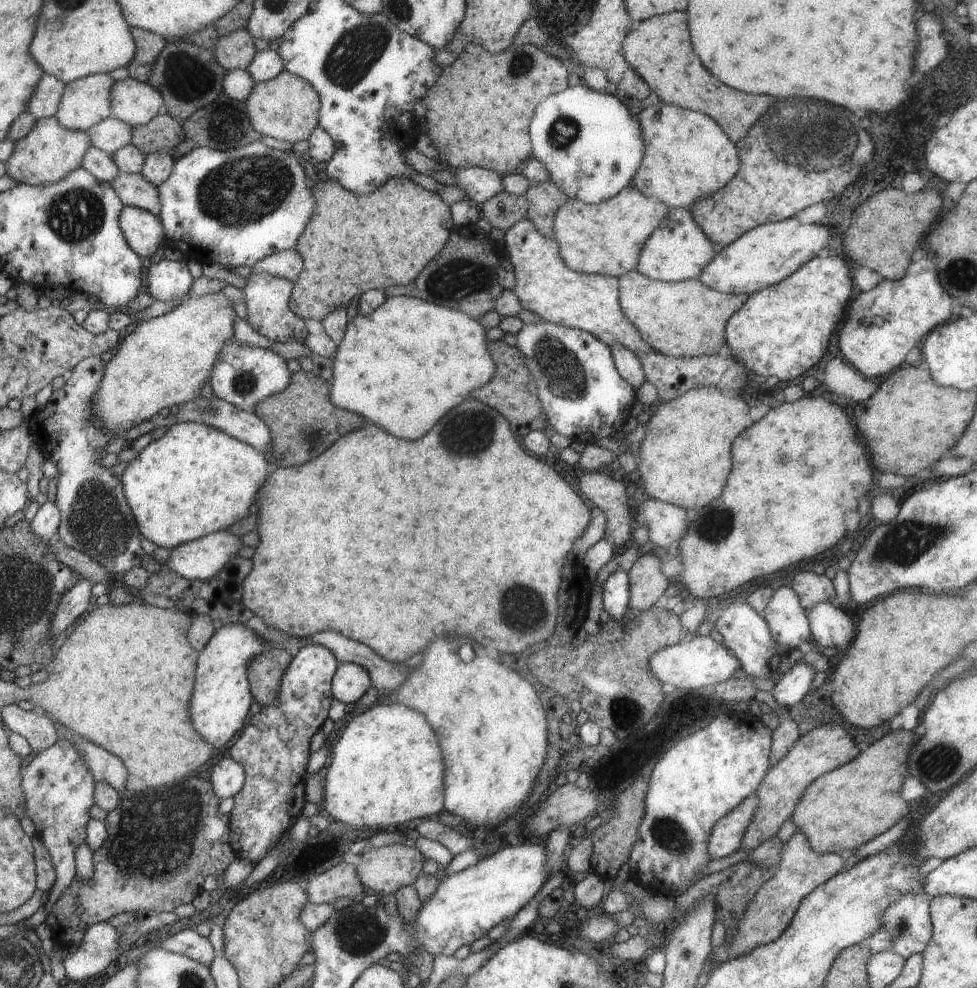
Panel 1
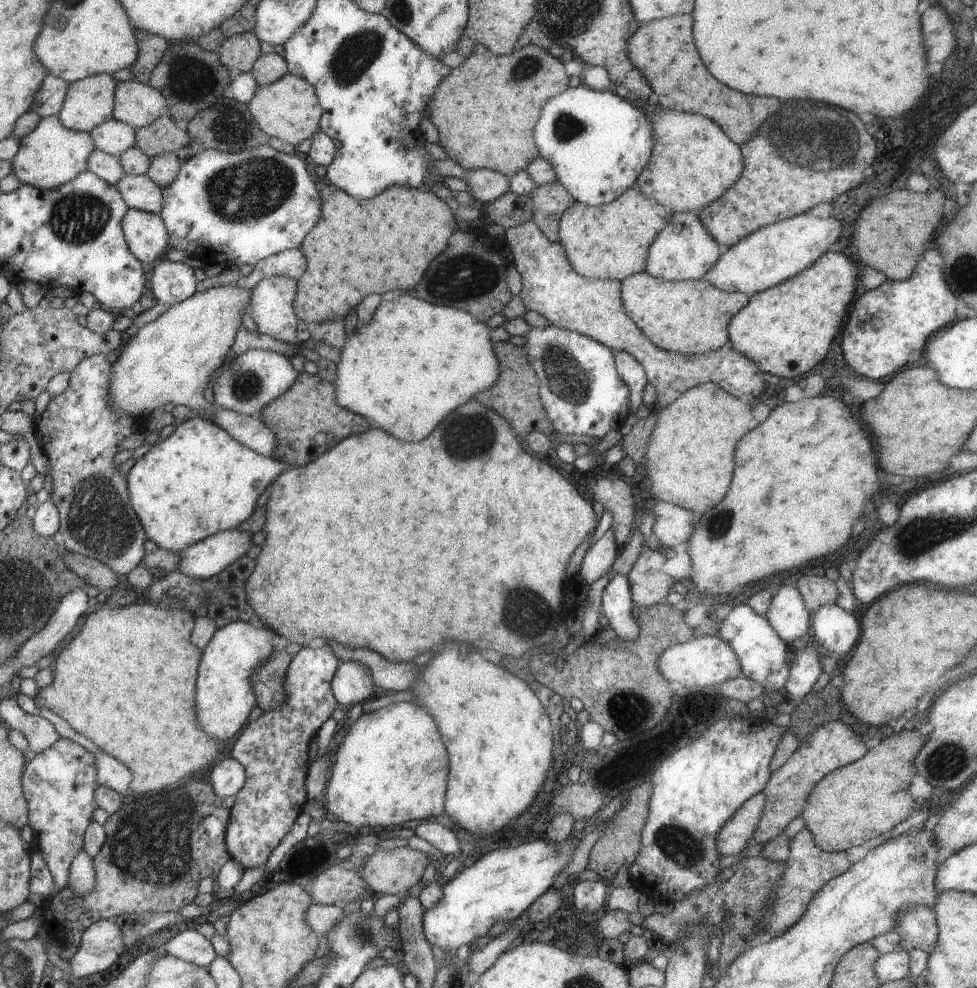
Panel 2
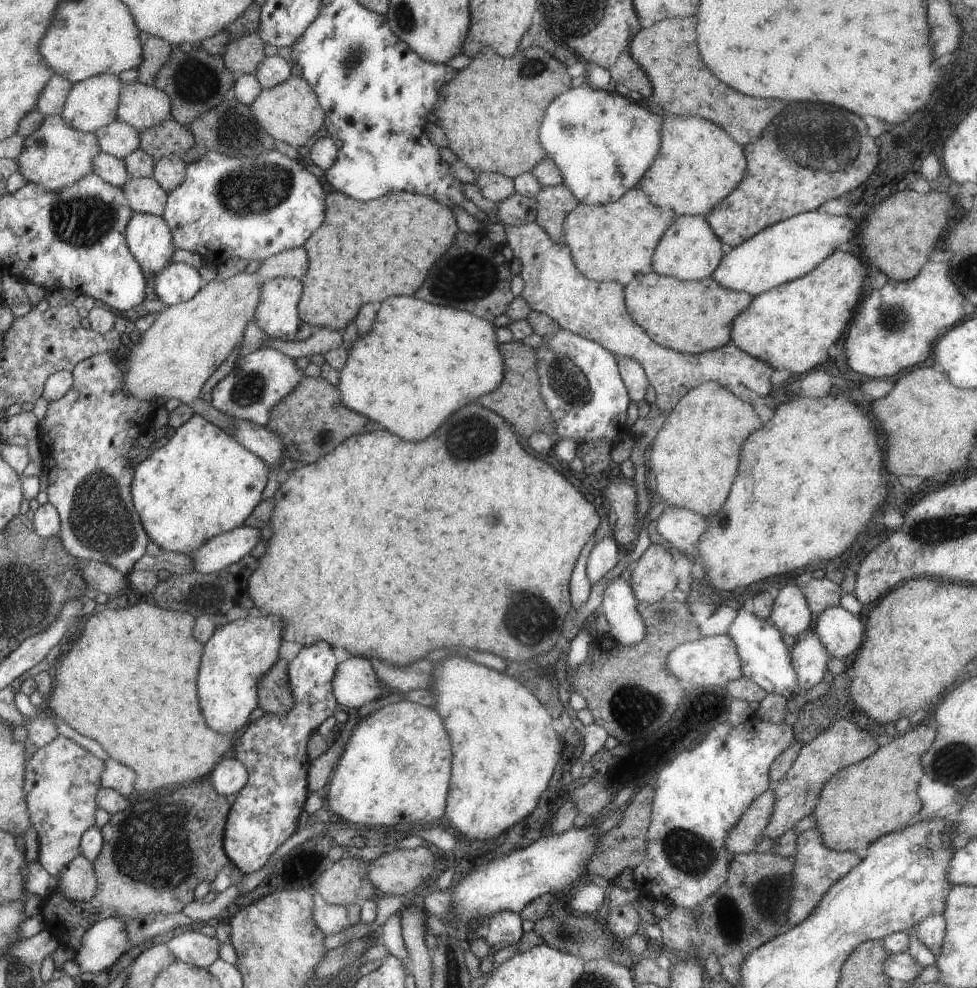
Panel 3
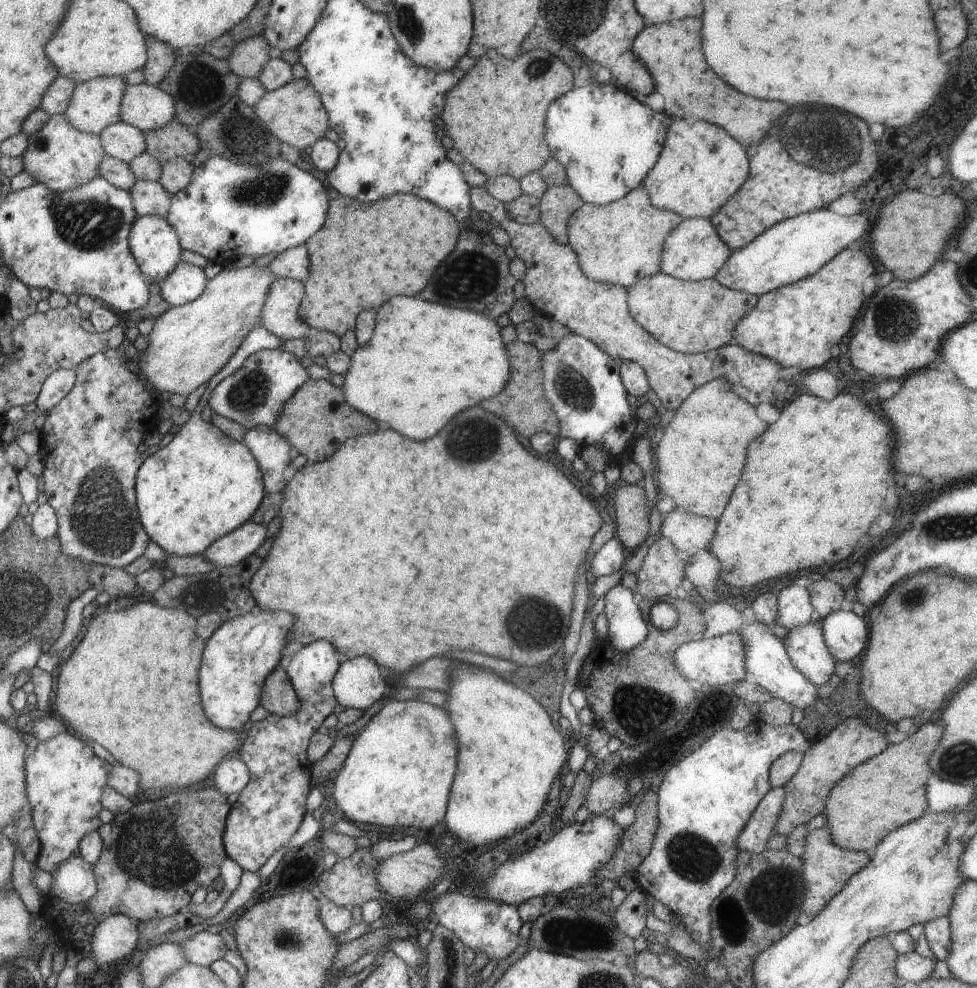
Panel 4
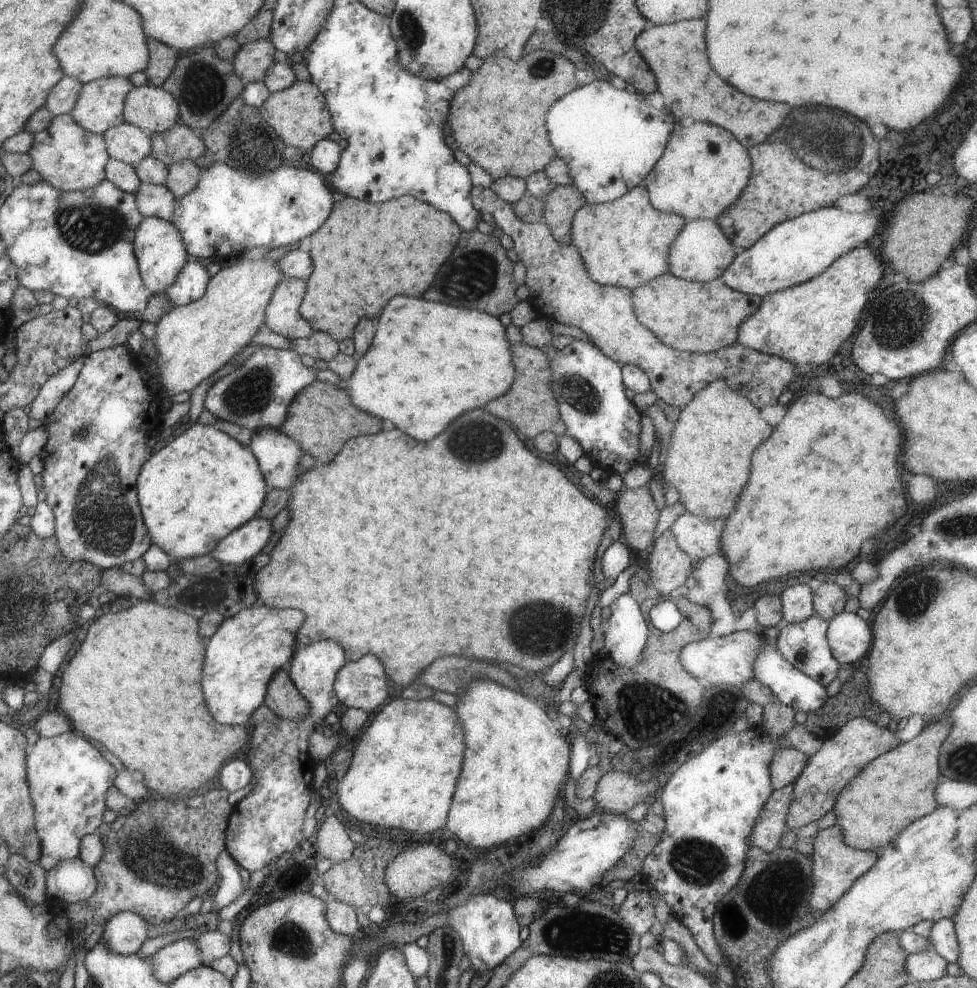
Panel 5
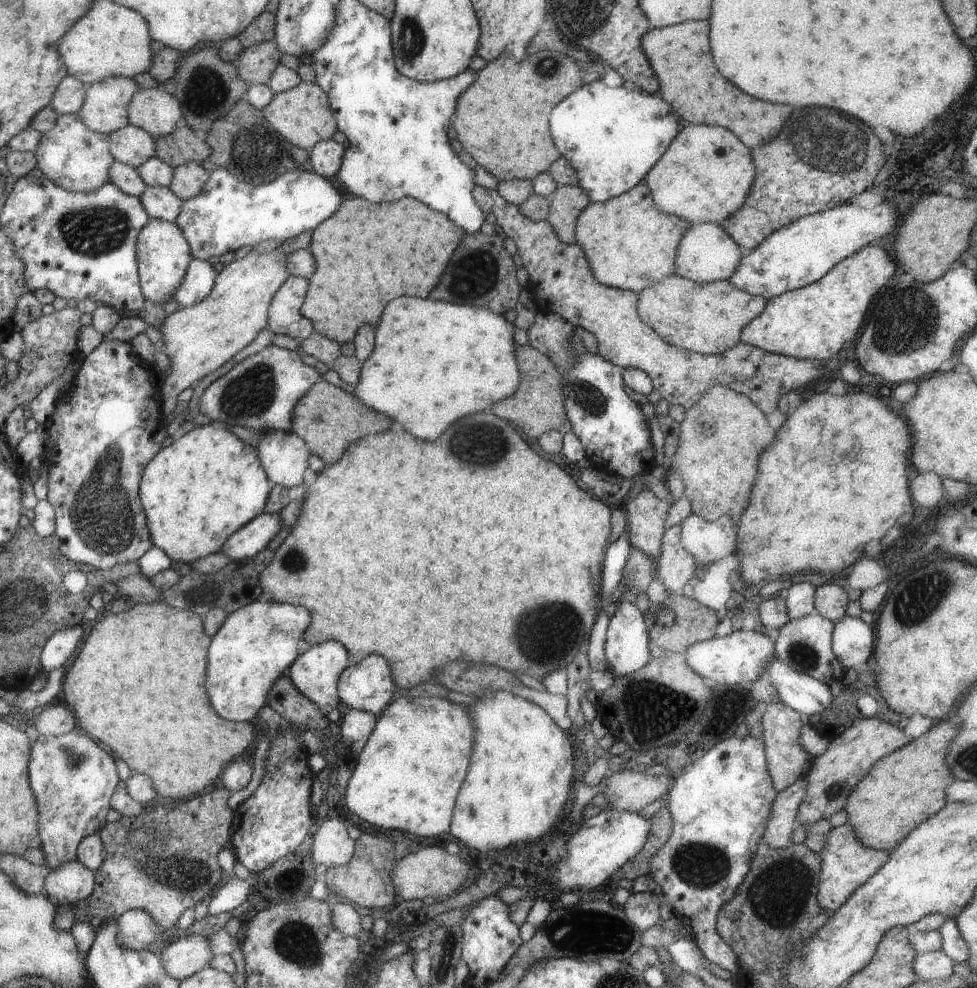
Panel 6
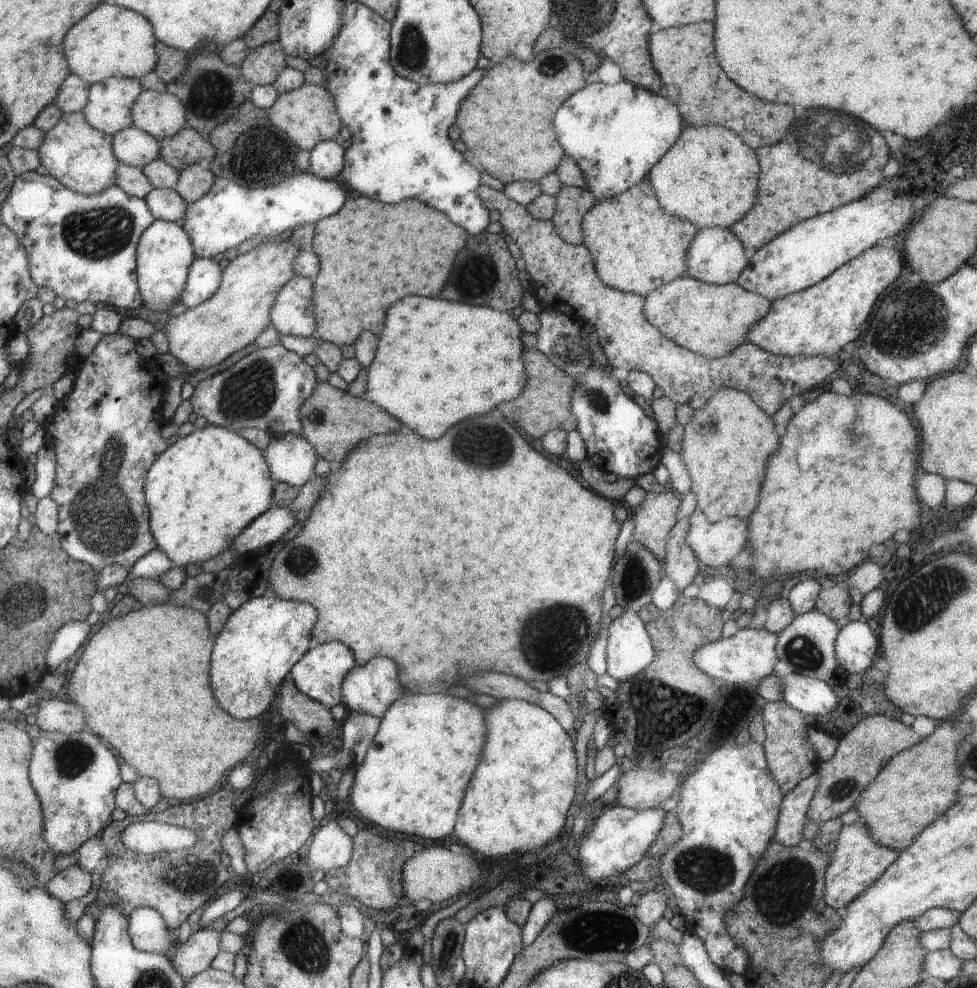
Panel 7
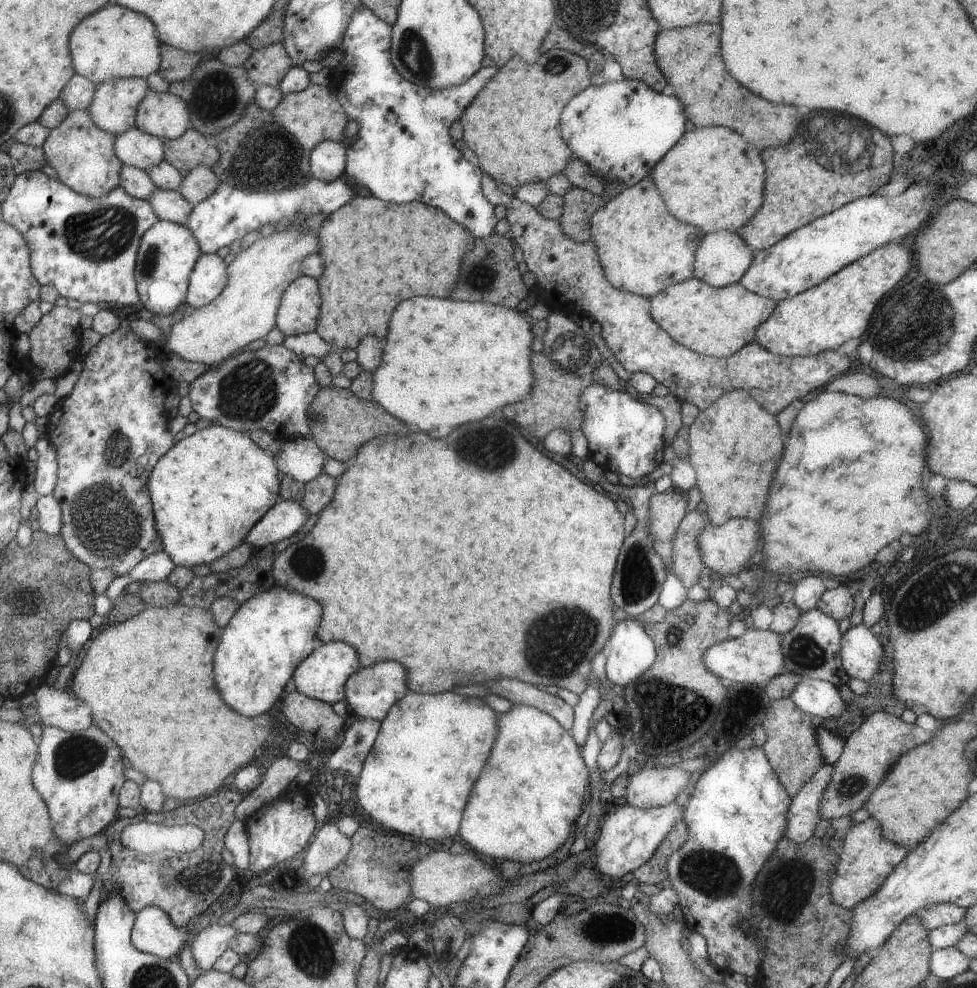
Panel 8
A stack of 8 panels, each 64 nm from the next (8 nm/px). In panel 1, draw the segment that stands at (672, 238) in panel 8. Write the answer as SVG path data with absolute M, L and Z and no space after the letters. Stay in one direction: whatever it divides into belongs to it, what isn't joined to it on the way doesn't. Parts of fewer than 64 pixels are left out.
M635 185L624 188L613 198L598 204L568 199L556 213L555 239L565 264L574 271L589 275L622 277L637 270L645 242L664 222L669 206L654 197L647 197Z

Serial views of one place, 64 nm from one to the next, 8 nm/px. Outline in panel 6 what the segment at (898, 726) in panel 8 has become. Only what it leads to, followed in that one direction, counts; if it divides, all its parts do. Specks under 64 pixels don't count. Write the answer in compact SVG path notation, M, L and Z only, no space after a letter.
M860 718L853 722L838 738L830 741L826 752L813 759L811 769L802 778L807 782L807 793L797 814L798 825L813 825L844 809L854 787L873 771L874 765L912 739L899 727L879 718Z

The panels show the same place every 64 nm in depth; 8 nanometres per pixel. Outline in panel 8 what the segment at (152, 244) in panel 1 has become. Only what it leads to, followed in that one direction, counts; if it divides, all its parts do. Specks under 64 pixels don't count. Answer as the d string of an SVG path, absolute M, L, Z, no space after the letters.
M158 221L146 232L146 240L141 240L142 252L138 252L138 282L137 291L142 303L154 315L169 315L177 310L188 298L189 280L193 274L194 267L200 260L203 252L198 244L197 237L186 226L170 221Z

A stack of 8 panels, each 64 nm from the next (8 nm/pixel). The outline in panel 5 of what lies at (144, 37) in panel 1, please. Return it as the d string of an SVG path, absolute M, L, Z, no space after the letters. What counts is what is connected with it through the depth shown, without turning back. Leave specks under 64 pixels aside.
M150 36L147 38L147 47L149 48L149 63L144 72L150 85L161 87L175 69L179 51Z

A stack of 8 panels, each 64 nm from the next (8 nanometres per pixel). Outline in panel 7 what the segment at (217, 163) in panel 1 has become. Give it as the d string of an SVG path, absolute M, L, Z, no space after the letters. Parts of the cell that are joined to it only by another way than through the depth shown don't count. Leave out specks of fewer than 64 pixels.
M310 174L290 176L290 178L280 181L276 186L260 188L260 190L250 190L227 178L215 177L210 190L202 198L193 203L187 203L187 211L181 218L180 224L192 237L197 256L213 258L228 248L237 247L251 236L259 236L262 240L268 240L287 235L299 235L294 232L296 226L316 224L320 218L326 218L326 216L338 212L346 202L346 191L340 186L340 181L326 180L310 176Z

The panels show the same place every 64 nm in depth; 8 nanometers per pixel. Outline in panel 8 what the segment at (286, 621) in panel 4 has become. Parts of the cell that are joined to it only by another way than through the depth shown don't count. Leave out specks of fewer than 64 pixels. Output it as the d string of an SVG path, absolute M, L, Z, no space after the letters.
M278 585L239 605L224 628L218 656L214 656L218 692L222 692L226 704L246 717L260 715L275 706L294 671L316 648L314 638L323 618L320 602Z

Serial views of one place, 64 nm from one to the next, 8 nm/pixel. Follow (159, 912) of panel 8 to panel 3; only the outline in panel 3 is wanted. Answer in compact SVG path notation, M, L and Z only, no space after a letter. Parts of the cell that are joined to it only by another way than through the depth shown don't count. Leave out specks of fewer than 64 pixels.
M110 917L86 933L84 948L77 952L76 960L82 965L83 972L102 972L121 962L130 948L126 923L120 917Z

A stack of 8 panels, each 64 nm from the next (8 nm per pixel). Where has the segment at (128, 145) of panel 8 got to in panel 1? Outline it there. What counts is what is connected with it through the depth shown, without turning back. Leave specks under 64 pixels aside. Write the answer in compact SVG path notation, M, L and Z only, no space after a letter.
M112 116L89 130L93 144L99 149L115 155L133 139L133 126Z

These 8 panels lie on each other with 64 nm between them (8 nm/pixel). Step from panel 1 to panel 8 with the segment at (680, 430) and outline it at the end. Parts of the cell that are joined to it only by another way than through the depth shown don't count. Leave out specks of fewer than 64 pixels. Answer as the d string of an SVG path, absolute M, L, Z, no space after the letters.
M744 389L733 390L725 392L716 403L711 404L706 410L700 411L696 416L693 424L689 426L689 459L688 462L695 468L697 472L697 481L695 485L698 486L702 496L701 505L706 512L706 516L712 525L724 524L728 519L742 519L752 518L752 520L760 520L762 514L764 514L764 508L766 508L766 498L768 498L768 488L770 488L770 482L772 482L772 474L776 472L776 466L784 454L784 436L780 432L780 426L776 422L773 413L769 413L763 405L755 400L753 394L745 391Z

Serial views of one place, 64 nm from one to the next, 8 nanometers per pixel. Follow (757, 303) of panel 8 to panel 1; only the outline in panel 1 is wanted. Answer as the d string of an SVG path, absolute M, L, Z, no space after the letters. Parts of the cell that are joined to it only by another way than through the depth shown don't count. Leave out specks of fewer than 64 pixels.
M638 271L627 272L620 280L621 308L645 341L656 351L671 357L701 357L704 355L718 355L720 346L724 346L728 338L724 338L724 326L736 312L740 311L749 299L746 293L732 292L730 294L718 292L698 279L681 281L657 281Z

